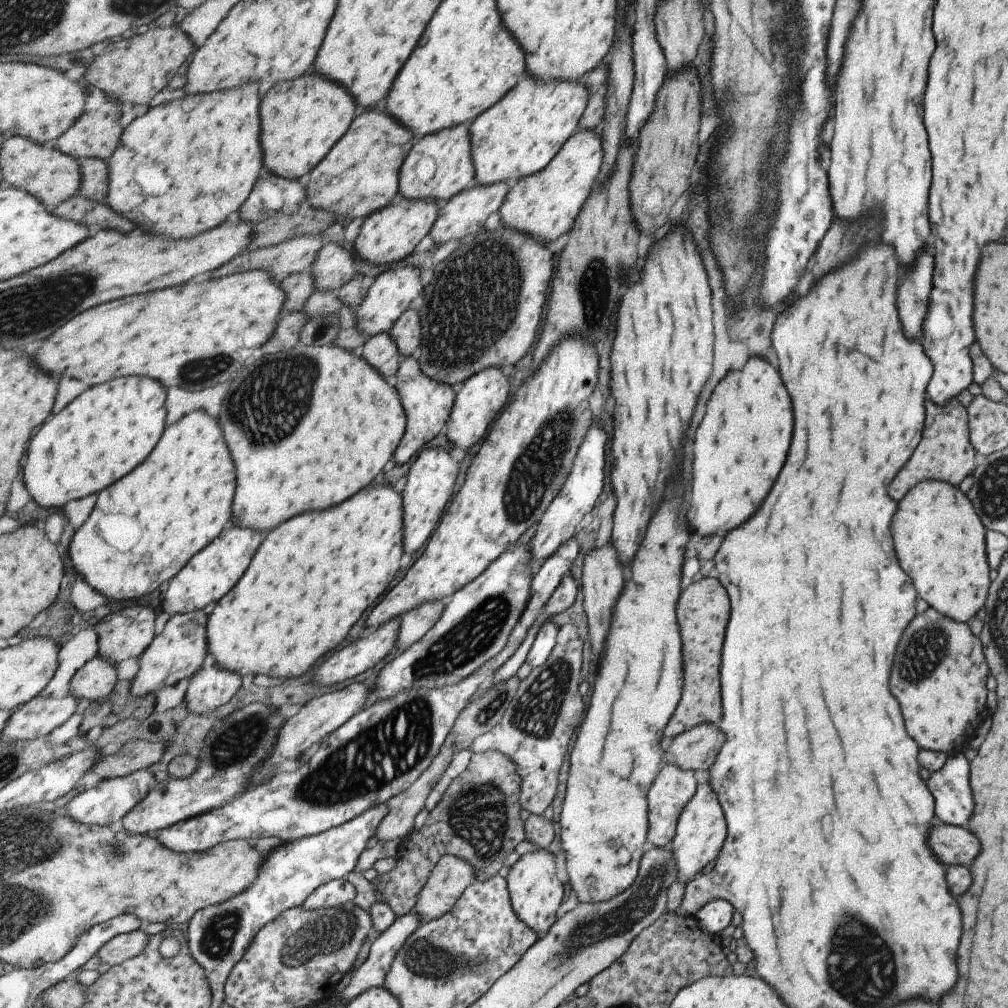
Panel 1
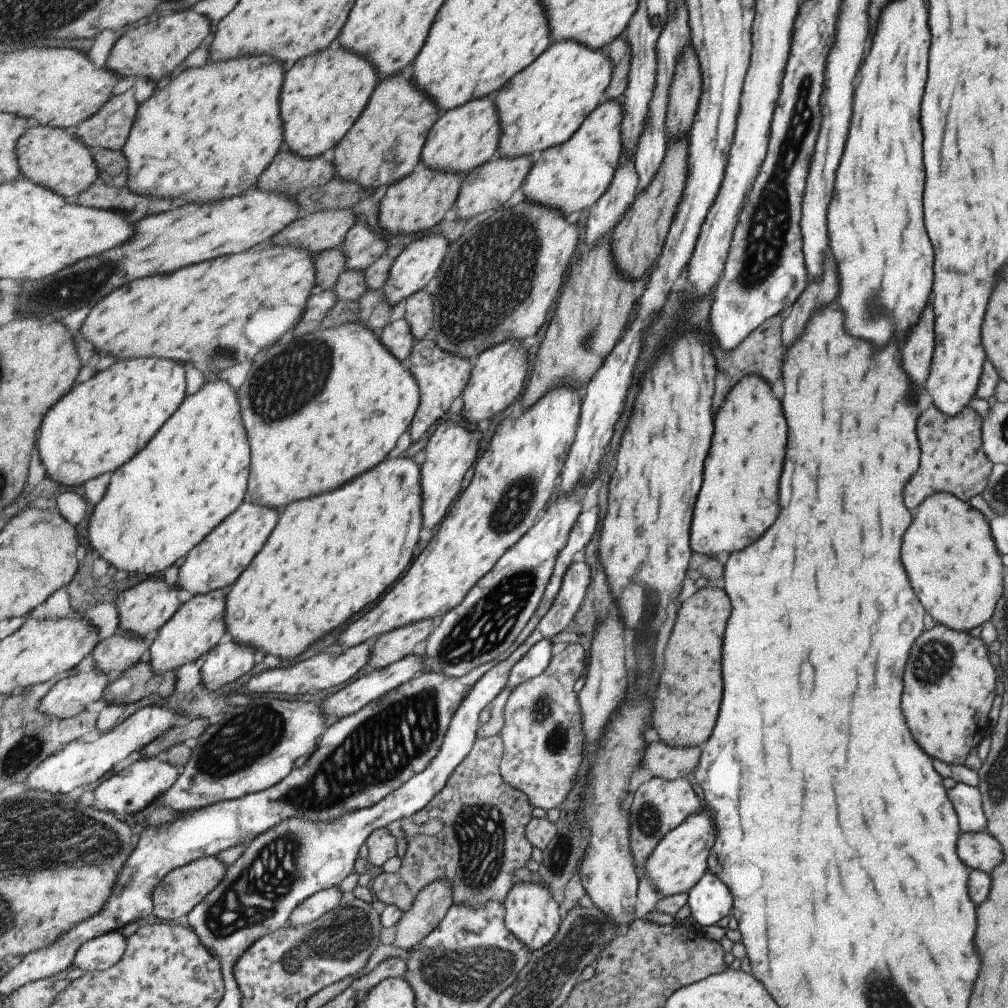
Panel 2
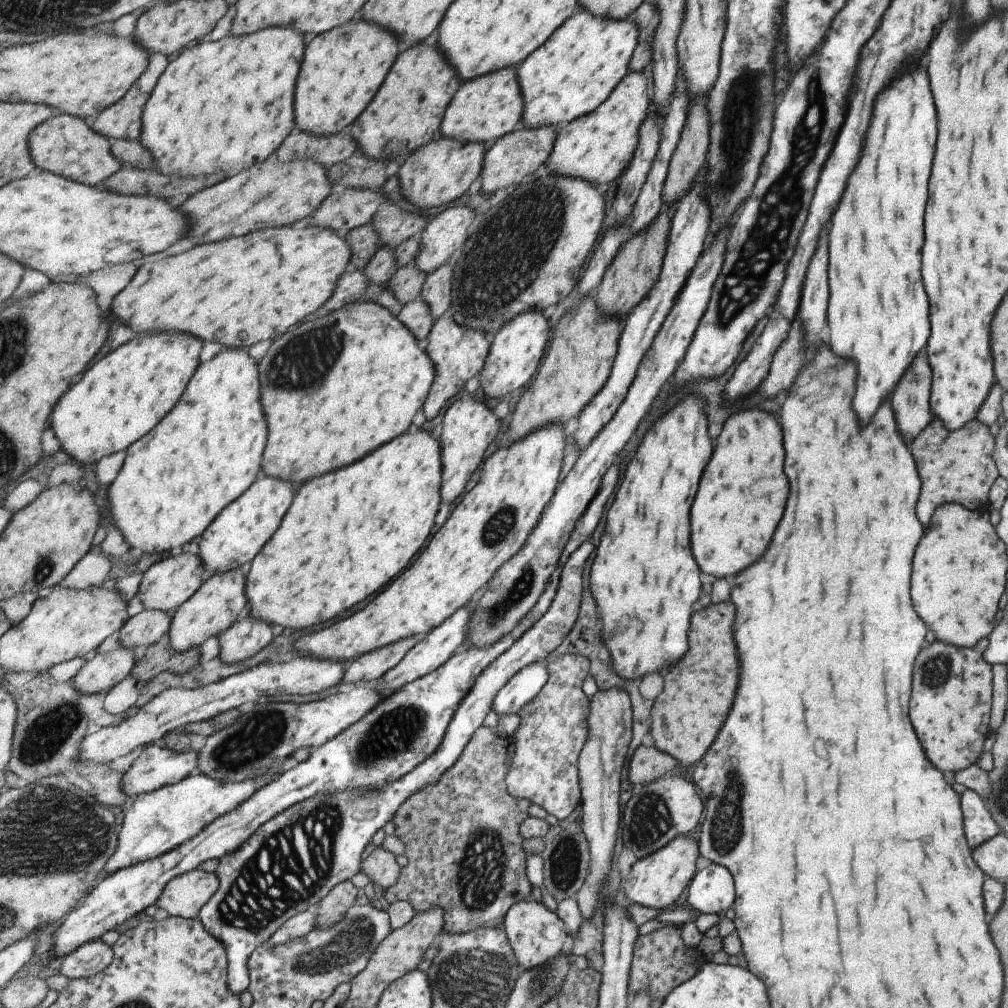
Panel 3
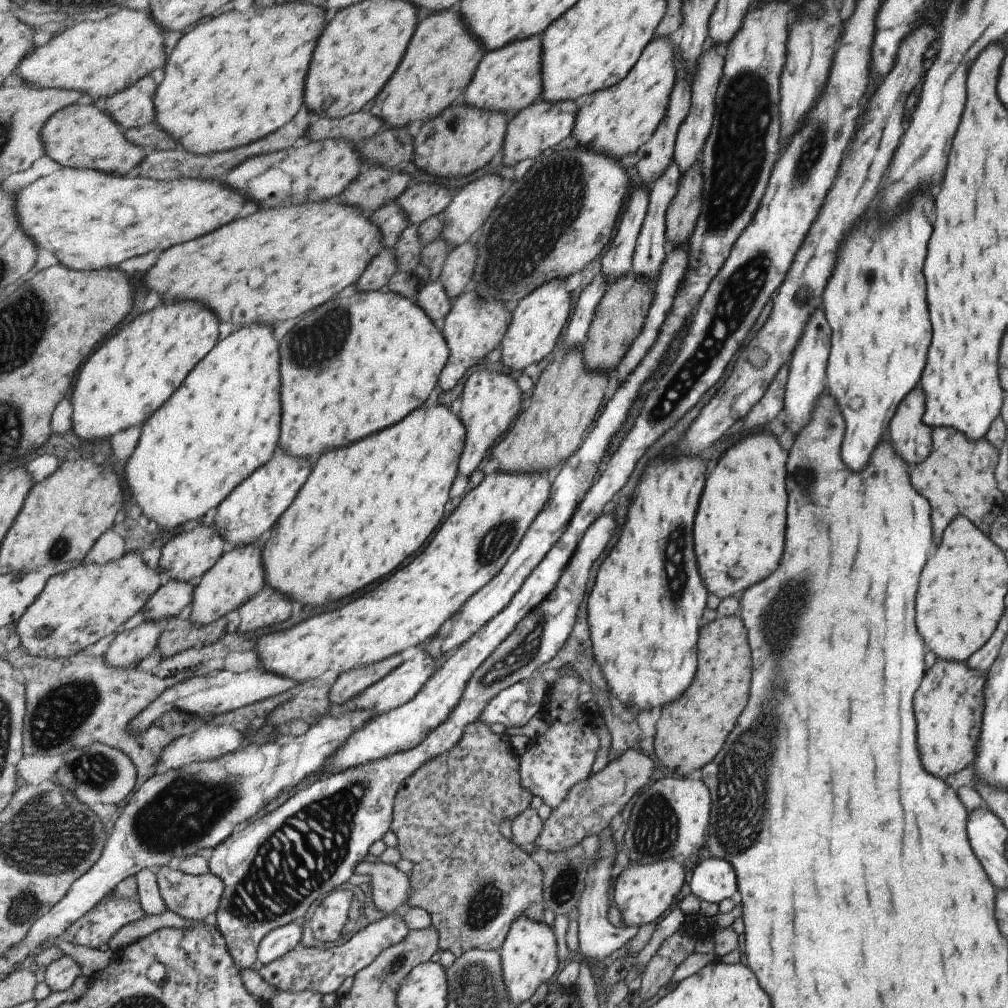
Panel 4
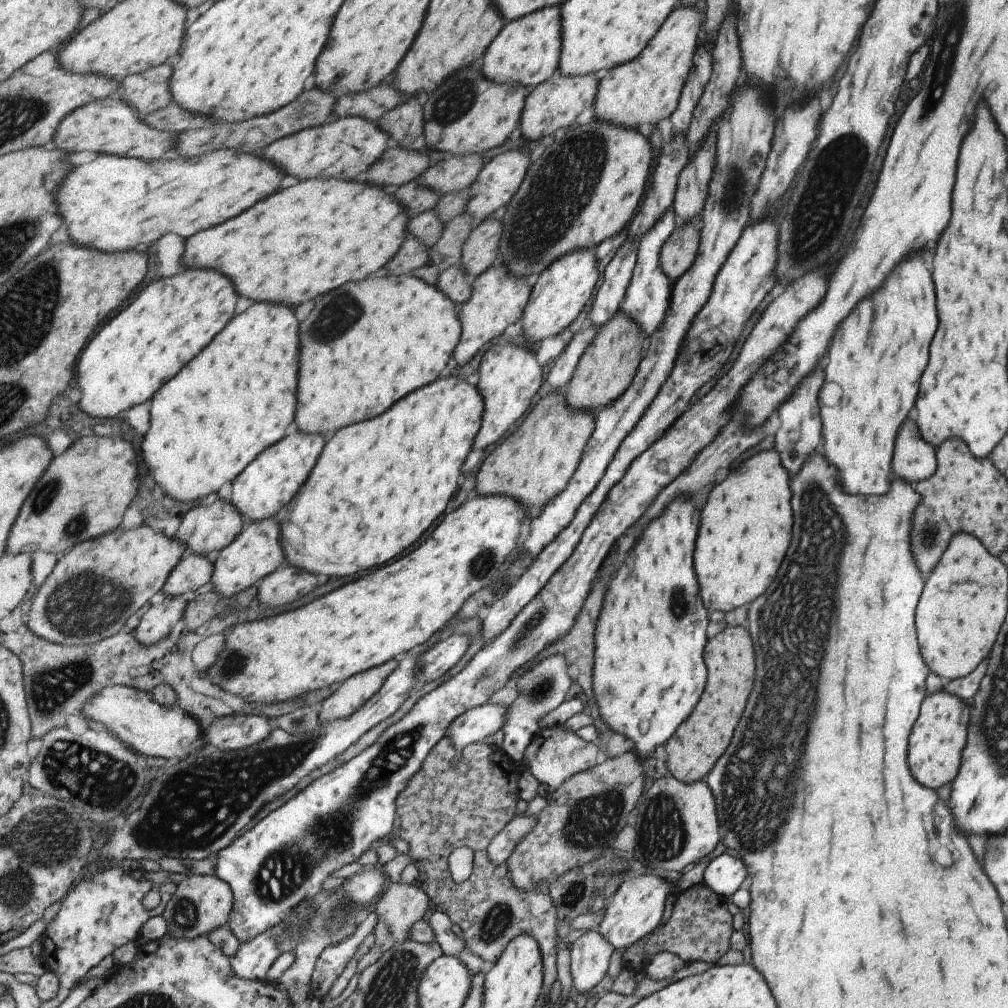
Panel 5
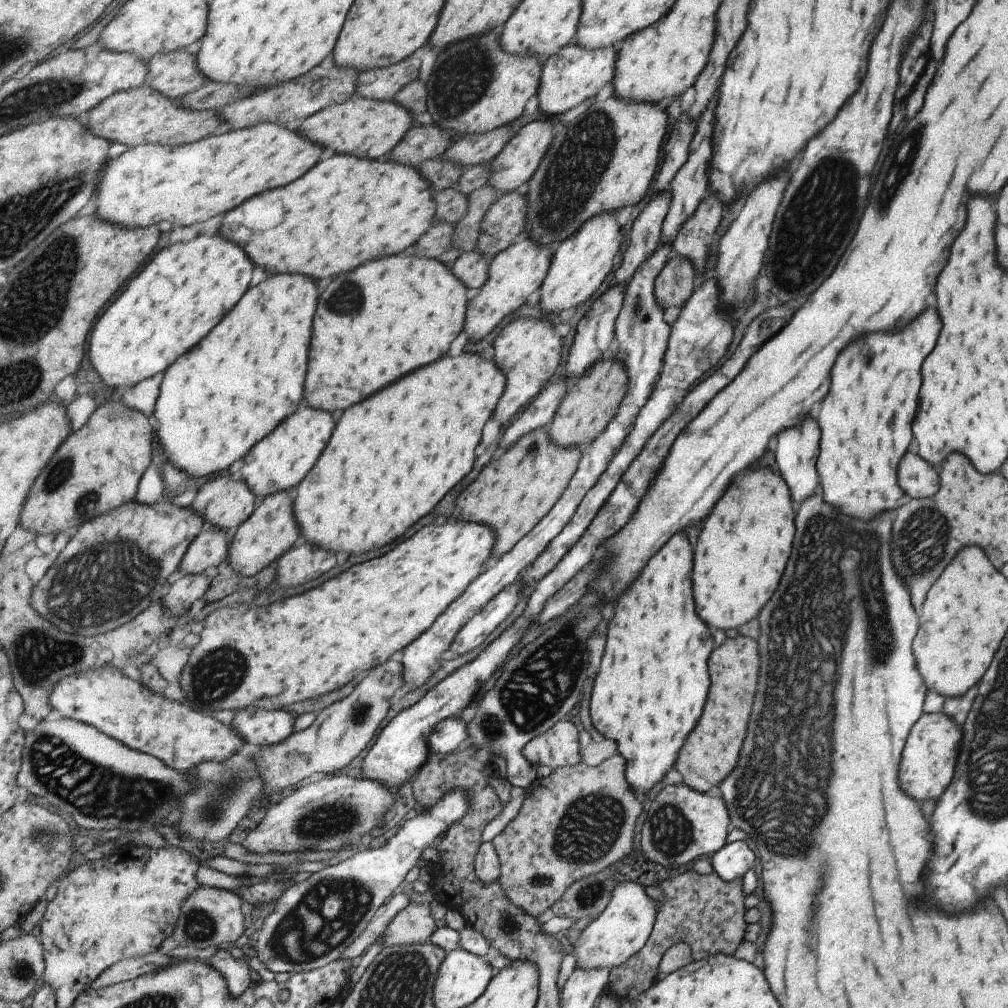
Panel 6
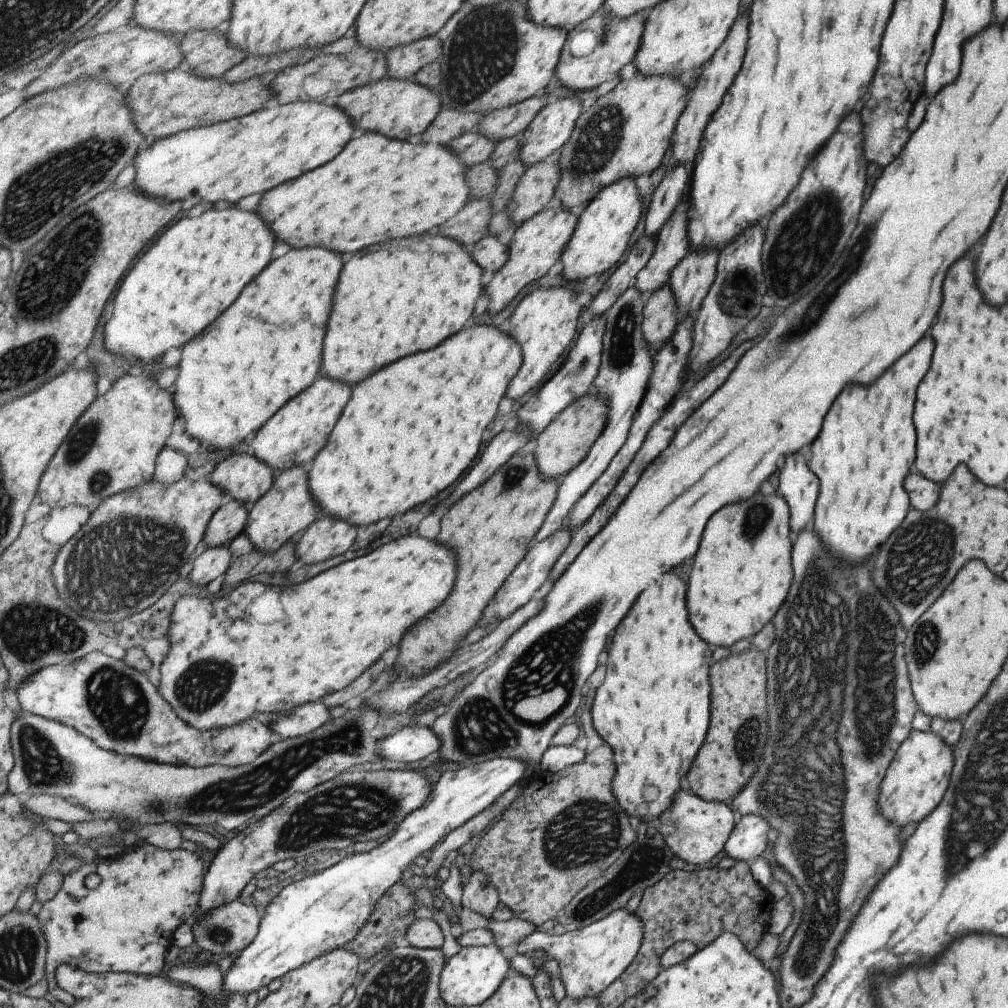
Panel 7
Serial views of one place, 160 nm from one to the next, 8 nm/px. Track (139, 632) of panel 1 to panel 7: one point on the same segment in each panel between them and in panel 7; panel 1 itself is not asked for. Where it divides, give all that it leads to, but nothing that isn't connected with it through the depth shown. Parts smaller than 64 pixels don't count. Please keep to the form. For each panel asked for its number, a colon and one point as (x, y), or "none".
2: (144, 609)
3: (166, 586)
4: (189, 556)
5: (206, 530)
6: (226, 502)
7: (245, 479)

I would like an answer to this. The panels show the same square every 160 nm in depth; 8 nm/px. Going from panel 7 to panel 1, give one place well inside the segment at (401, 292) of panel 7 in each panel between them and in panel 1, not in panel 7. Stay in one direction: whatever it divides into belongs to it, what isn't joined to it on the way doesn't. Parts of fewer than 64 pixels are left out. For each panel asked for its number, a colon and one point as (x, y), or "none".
1: (354, 419)
2: (321, 409)
3: (326, 384)
4: (362, 363)
5: (365, 347)
6: (413, 308)

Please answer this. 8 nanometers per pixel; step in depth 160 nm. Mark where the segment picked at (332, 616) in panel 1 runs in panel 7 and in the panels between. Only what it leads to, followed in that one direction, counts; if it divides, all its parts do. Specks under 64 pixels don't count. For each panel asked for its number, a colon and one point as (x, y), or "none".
2: (330, 557)
3: (350, 533)
4: (395, 485)
5: (380, 485)
6: (390, 462)
7: (387, 454)

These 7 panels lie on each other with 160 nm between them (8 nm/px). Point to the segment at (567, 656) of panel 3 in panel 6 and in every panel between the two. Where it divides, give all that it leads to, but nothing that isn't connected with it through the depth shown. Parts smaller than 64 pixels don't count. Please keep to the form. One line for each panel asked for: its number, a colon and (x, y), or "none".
4: (556, 759)
5: (556, 753)
6: (558, 747)

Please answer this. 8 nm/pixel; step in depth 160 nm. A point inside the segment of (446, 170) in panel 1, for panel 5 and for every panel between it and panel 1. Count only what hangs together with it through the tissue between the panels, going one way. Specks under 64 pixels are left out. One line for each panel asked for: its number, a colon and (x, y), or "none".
2: (464, 138)
3: (484, 111)
4: (508, 80)
5: (527, 52)

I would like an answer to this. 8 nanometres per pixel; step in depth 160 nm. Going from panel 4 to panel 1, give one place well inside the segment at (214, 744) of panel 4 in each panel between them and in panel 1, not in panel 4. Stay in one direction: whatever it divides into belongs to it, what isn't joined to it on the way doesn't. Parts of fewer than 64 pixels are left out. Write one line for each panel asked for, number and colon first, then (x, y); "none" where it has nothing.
1: (107, 804)
2: (134, 788)
3: (155, 768)

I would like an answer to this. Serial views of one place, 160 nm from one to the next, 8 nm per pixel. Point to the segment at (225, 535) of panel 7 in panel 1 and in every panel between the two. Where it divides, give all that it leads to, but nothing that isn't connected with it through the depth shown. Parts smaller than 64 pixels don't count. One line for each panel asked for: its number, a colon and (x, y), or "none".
1: (95, 682)
2: (115, 656)
3: (140, 632)
4: (172, 599)
5: (193, 572)
6: (211, 549)

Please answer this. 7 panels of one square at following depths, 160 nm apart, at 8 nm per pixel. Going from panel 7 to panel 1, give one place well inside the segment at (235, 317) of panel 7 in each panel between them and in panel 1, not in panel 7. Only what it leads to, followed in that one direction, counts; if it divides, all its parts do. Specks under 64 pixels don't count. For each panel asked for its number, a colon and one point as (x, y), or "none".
1: (143, 532)
2: (196, 474)
3: (174, 484)
4: (226, 422)
5: (213, 419)
6: (214, 406)

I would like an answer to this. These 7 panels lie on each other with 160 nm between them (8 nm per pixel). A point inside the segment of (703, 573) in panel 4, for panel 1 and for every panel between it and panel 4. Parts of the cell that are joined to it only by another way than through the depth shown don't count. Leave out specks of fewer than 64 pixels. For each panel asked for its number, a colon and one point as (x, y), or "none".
1: (738, 447)
2: (738, 498)
3: (742, 491)

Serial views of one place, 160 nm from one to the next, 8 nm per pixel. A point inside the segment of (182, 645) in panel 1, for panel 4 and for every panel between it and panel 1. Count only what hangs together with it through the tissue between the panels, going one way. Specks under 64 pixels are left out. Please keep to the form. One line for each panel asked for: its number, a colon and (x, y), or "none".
2: (200, 624)
3: (221, 600)
4: (239, 576)

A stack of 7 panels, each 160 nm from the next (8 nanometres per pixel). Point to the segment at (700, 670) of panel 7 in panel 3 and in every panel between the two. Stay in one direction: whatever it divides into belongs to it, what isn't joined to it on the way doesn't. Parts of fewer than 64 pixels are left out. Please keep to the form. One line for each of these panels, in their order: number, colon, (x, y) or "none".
3: (643, 579)
4: (643, 610)
5: (648, 672)
6: (648, 692)

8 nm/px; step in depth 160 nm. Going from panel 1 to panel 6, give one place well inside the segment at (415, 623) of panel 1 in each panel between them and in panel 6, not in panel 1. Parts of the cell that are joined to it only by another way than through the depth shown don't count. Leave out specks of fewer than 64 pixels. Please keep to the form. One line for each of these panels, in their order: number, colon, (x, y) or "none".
2: (390, 648)
3: (372, 666)
4: (349, 684)
5: (355, 691)
6: (342, 731)

